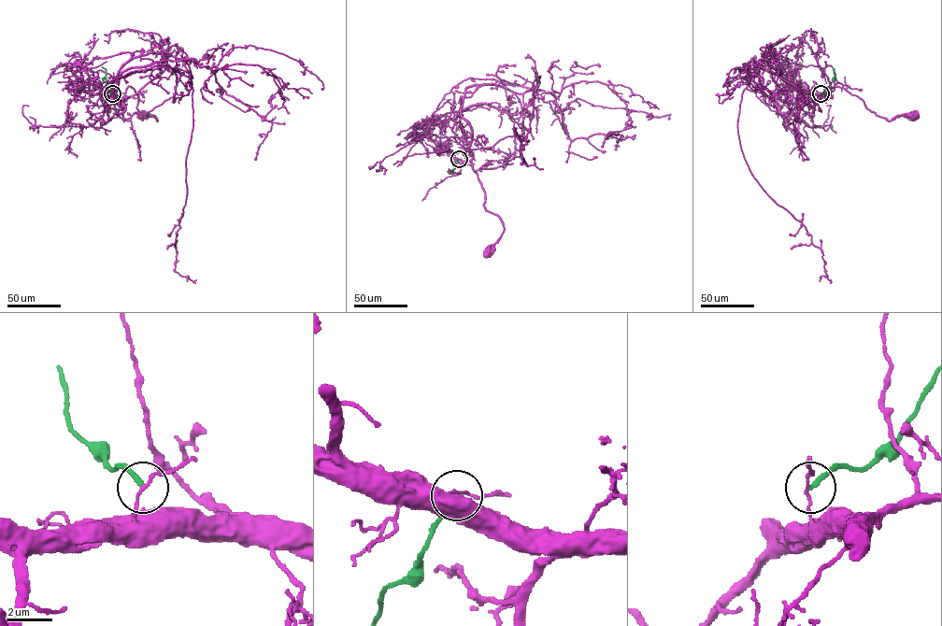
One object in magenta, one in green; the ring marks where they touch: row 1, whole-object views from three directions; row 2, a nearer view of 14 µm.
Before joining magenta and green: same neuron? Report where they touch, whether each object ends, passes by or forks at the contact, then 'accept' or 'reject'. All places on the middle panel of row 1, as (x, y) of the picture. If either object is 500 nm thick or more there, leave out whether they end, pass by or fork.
place (459, 159); magenta passes by; green ends; reject

